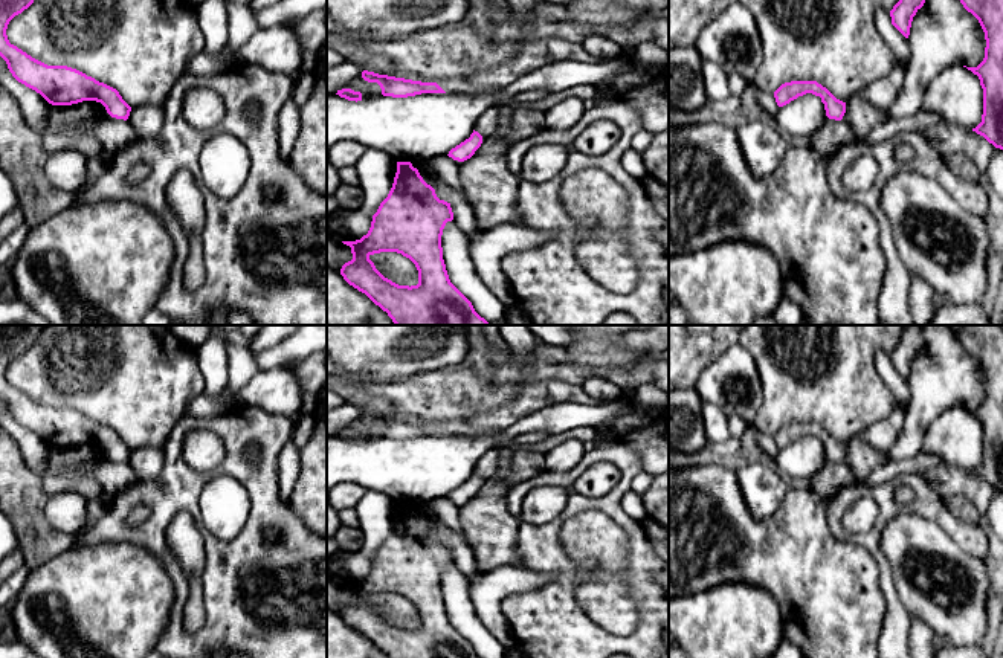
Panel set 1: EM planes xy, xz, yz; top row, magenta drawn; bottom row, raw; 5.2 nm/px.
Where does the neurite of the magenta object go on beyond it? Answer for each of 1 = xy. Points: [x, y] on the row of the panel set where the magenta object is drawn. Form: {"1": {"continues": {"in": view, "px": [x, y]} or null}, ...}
{"1": {"continues": null}}

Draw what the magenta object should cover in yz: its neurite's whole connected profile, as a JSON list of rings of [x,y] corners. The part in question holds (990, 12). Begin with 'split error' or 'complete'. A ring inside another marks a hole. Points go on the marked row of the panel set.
complete | [[[960,0],[980,23],[986,47],[977,67],[966,67],[979,76],[983,89],[982,122],[972,128],[995,148],[1003,150],[1003,0]]]

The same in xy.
complete | [[[0,0],[0,56],[12,76],[40,93],[52,105],[72,105],[82,101],[101,102],[111,118],[127,121],[131,107],[119,92],[67,66],[47,66],[17,46],[6,35],[9,21],[27,9],[34,0]]]

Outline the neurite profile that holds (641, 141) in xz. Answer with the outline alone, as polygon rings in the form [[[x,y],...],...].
[[[641,128],[632,139],[632,150],[643,154],[652,144],[655,134]]]

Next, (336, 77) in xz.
[[[343,61],[339,66],[327,69],[327,95],[334,95],[348,81],[362,75],[363,69],[359,64]]]

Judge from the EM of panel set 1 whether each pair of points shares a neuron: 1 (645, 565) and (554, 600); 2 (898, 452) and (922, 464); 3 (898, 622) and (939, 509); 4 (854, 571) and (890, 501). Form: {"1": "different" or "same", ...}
{"1": "same", "2": "different", "3": "same", "4": "different"}

